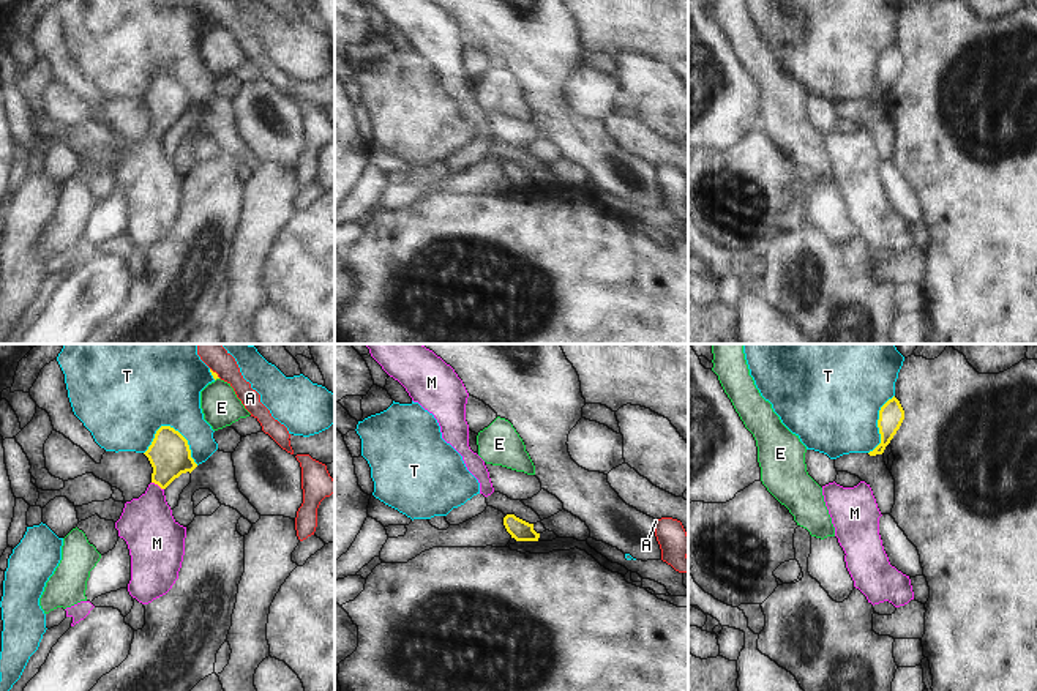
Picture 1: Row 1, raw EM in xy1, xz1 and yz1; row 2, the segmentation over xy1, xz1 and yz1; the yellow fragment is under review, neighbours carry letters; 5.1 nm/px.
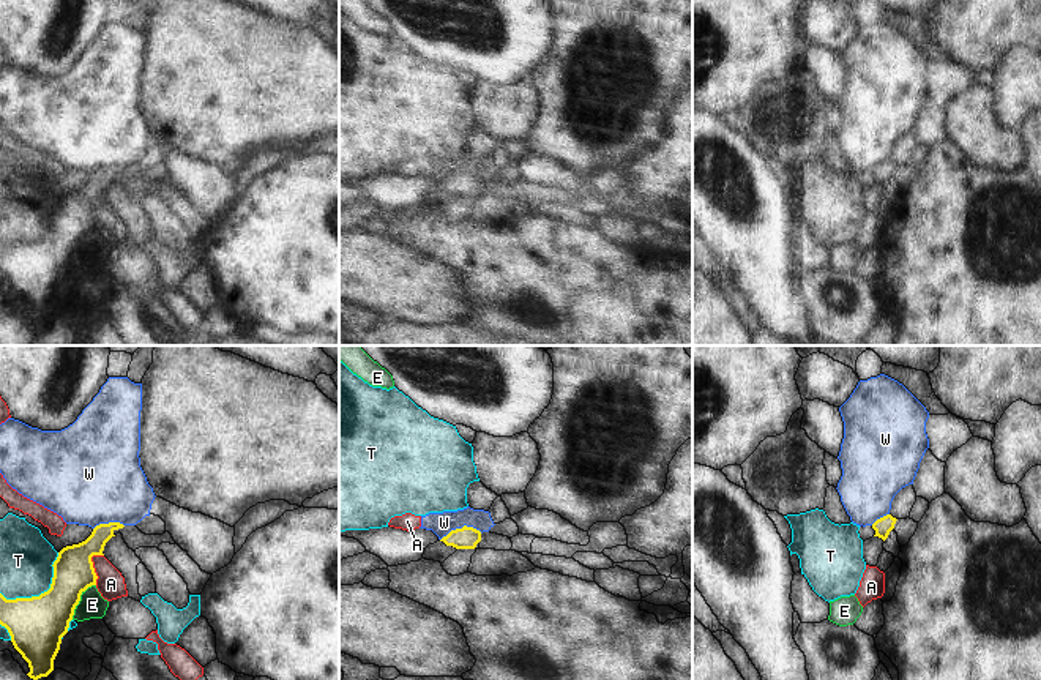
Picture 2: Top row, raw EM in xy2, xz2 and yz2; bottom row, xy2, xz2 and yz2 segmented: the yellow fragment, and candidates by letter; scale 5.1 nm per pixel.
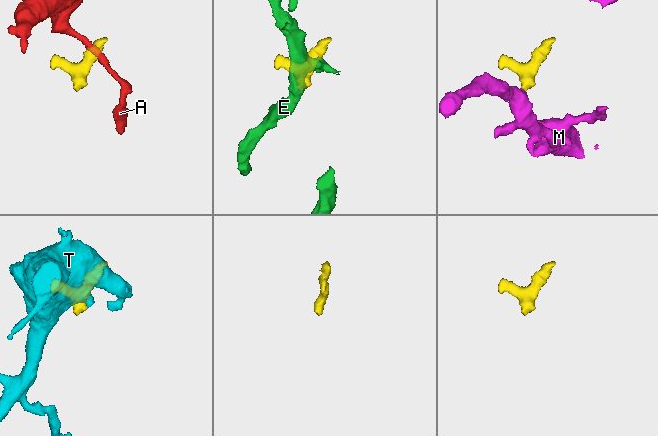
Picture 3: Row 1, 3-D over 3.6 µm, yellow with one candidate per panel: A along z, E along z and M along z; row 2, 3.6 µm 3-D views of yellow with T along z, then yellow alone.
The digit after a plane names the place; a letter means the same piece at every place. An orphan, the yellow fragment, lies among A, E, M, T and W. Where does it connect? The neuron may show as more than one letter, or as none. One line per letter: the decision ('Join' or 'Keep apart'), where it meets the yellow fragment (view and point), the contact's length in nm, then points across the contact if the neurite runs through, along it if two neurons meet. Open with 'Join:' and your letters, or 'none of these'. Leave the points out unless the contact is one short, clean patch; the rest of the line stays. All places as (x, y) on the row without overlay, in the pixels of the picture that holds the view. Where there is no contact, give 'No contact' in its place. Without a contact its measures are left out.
Join: M
A: Keep apart. Touches yellow at xy2 (92, 212). Shared border 170 nm. Boundary: xy2 (103, 201), (92, 204), (97, 231)
E: Keep apart. Touches yellow at xy2 (79, 246). Shared border 220 nm. Boundary: xy2 (95, 231), (81, 242), (71, 265)
M: Join. Touches yellow at xy1 (158, 131). Shared border 80 nm. Path across: xy1 (169, 101), (169, 109), (158, 131), (147, 172)
T: Keep apart. Touches yellow at xy2 (41, 240). Shared border 360 nm
W: Keep apart. Touches yellow at xz2 (462, 174). Shared border 220 nm. Boundary: xz2 (481, 179), (462, 172), (451, 175), (440, 186).

